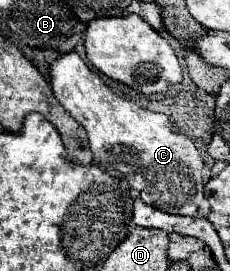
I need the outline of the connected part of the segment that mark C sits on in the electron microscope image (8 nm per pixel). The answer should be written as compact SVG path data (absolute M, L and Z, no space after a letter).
M76 51L56 59L50 67L50 75L56 99L68 115L86 129L94 163L106 169L106 173L110 171L112 177L126 181L130 189L140 193L144 203L160 211L186 217L208 217L210 205L204 197L204 185L210 179L210 169L194 143L172 127L168 115L146 111L134 101L112 93Z

